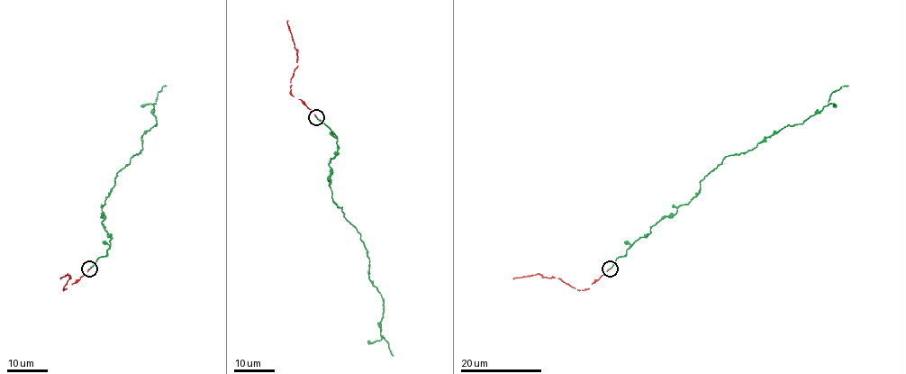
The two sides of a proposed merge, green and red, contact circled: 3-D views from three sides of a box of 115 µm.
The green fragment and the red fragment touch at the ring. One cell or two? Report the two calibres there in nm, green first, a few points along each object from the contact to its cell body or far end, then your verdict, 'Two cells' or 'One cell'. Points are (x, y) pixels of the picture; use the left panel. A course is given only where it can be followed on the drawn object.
Thickness 140 nm (green) against 150 nm. Course of green: (89, 269), (111, 245), (102, 223), (105, 197), (157, 125), (153, 105), (167, 86). Course of red: (89, 269), (64, 290), (70, 278), (67, 273), (61, 278). One cell

